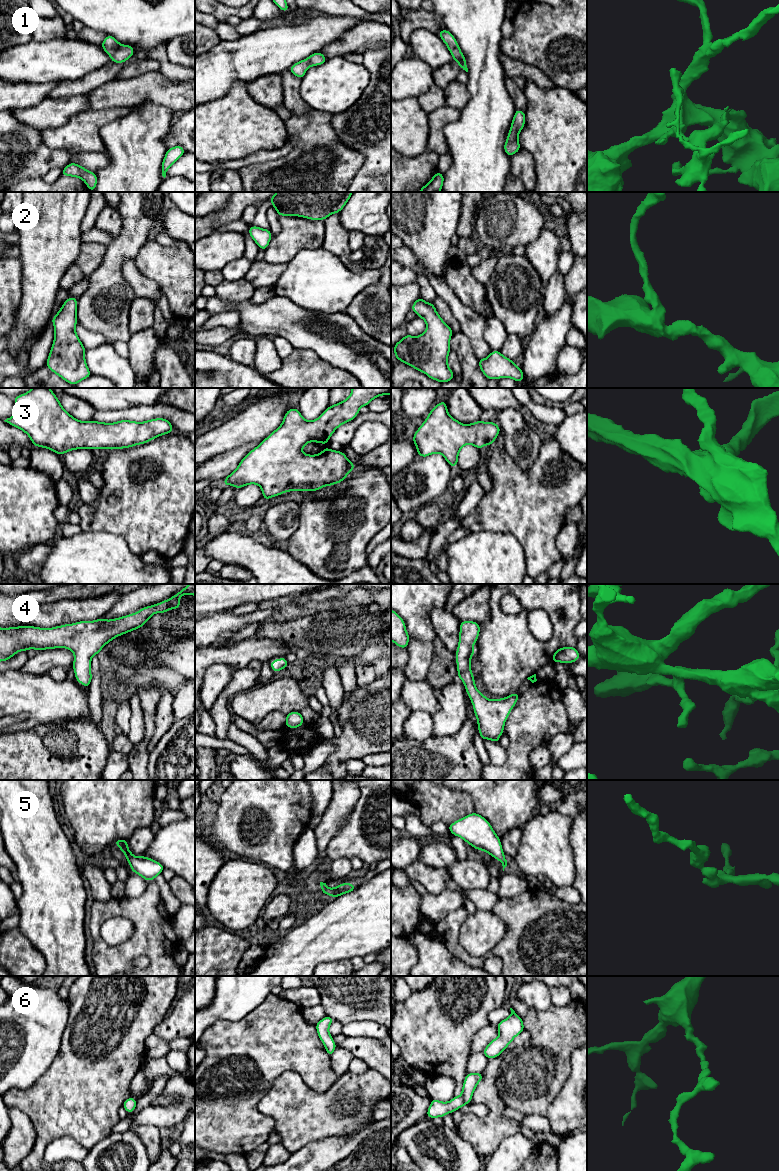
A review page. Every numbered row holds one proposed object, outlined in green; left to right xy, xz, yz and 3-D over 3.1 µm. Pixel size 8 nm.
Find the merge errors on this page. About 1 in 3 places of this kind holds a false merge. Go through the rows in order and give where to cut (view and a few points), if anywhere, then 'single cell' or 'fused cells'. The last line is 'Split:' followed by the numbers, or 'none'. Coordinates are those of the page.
1: no cut | single cell
2: no cut | single cell
3: no cut | single cell
4: no cut | single cell
5: no cut | single cell
6: no cut | single cell
Split: none

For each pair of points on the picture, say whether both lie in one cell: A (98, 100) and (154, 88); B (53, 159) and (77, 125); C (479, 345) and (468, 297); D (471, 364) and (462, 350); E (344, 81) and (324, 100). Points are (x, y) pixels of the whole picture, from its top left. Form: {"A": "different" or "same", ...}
{"A": "same", "B": "different", "C": "different", "D": "same", "E": "same"}

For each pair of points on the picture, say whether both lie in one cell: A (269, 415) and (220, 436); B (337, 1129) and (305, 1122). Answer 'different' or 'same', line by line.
A: same
B: same

